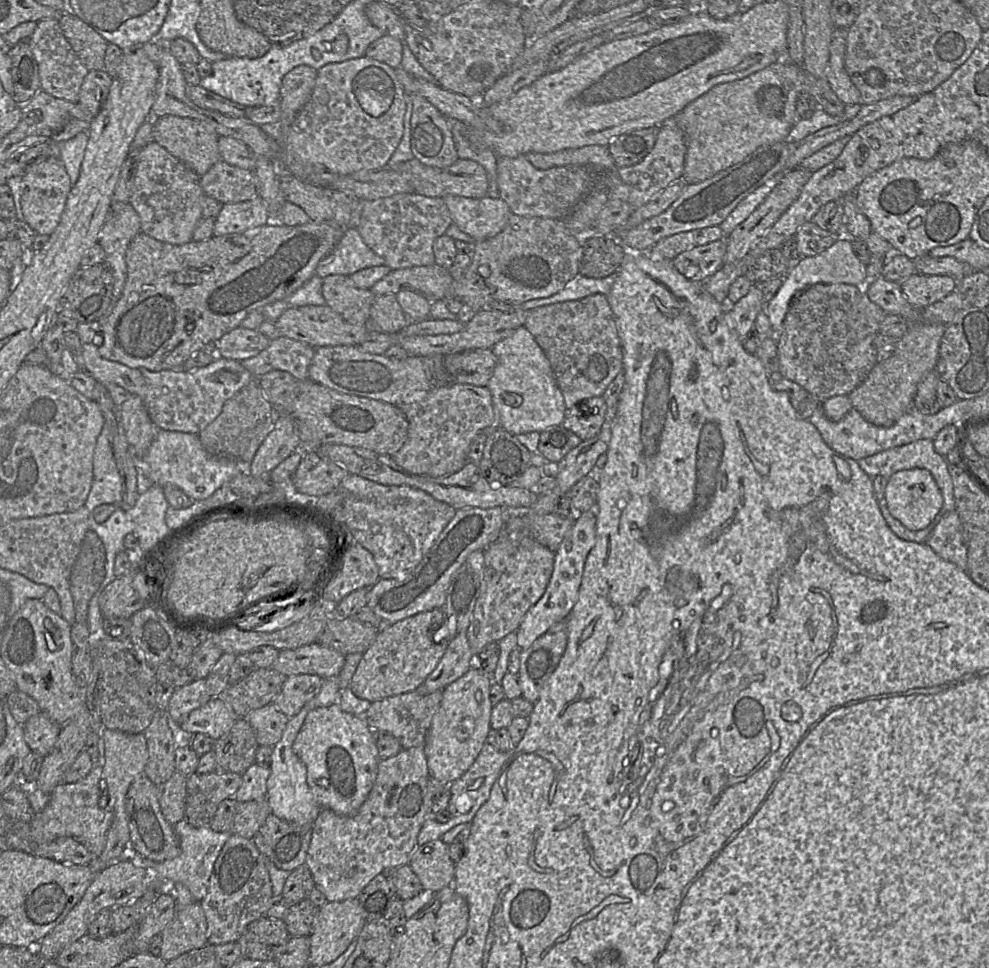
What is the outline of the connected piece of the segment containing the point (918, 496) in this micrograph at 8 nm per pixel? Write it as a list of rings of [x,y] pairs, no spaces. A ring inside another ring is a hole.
[[[921,468],[894,473],[887,481],[884,501],[890,514],[911,531],[928,527],[943,506],[943,496],[935,479],[928,470]]]

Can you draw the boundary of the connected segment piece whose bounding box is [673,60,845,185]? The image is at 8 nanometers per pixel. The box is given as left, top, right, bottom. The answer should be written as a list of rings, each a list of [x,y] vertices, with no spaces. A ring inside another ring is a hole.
[[[781,60],[779,62],[776,62],[754,74],[751,74],[746,78],[717,85],[714,88],[712,88],[710,91],[705,93],[704,95],[700,96],[699,98],[691,102],[683,110],[681,110],[680,112],[678,112],[676,115],[673,116],[673,123],[683,131],[687,145],[684,172],[681,180],[686,185],[700,183],[706,179],[709,179],[710,177],[714,176],[720,171],[723,171],[731,167],[732,165],[742,161],[748,155],[750,155],[755,150],[757,150],[759,147],[771,145],[783,141],[786,138],[786,136],[790,133],[791,129],[798,120],[798,115],[796,111],[796,102],[799,95],[803,93],[808,93],[812,95],[817,100],[819,107],[821,107],[828,114],[839,117],[843,116],[845,110],[845,104],[834,93],[829,83],[827,82],[826,78],[816,77],[810,74],[803,66],[792,64],[786,60]]]

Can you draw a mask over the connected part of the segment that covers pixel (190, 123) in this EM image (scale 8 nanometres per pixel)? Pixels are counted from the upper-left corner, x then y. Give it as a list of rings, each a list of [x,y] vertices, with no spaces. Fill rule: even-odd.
[[[168,115],[153,119],[153,140],[199,176],[203,176],[215,163],[222,160],[218,148],[219,137],[211,127],[191,118]]]

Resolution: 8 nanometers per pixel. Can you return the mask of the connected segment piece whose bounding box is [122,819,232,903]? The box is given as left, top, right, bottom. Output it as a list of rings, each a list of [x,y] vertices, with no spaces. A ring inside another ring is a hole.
[[[186,819],[179,821],[173,827],[180,839],[181,852],[177,857],[163,862],[155,862],[138,856],[128,849],[122,859],[137,861],[139,865],[145,867],[152,876],[151,884],[156,883],[160,892],[168,891],[169,884],[181,883],[188,888],[194,901],[200,903],[207,894],[215,861],[232,833],[214,832],[210,827],[195,828]]]

